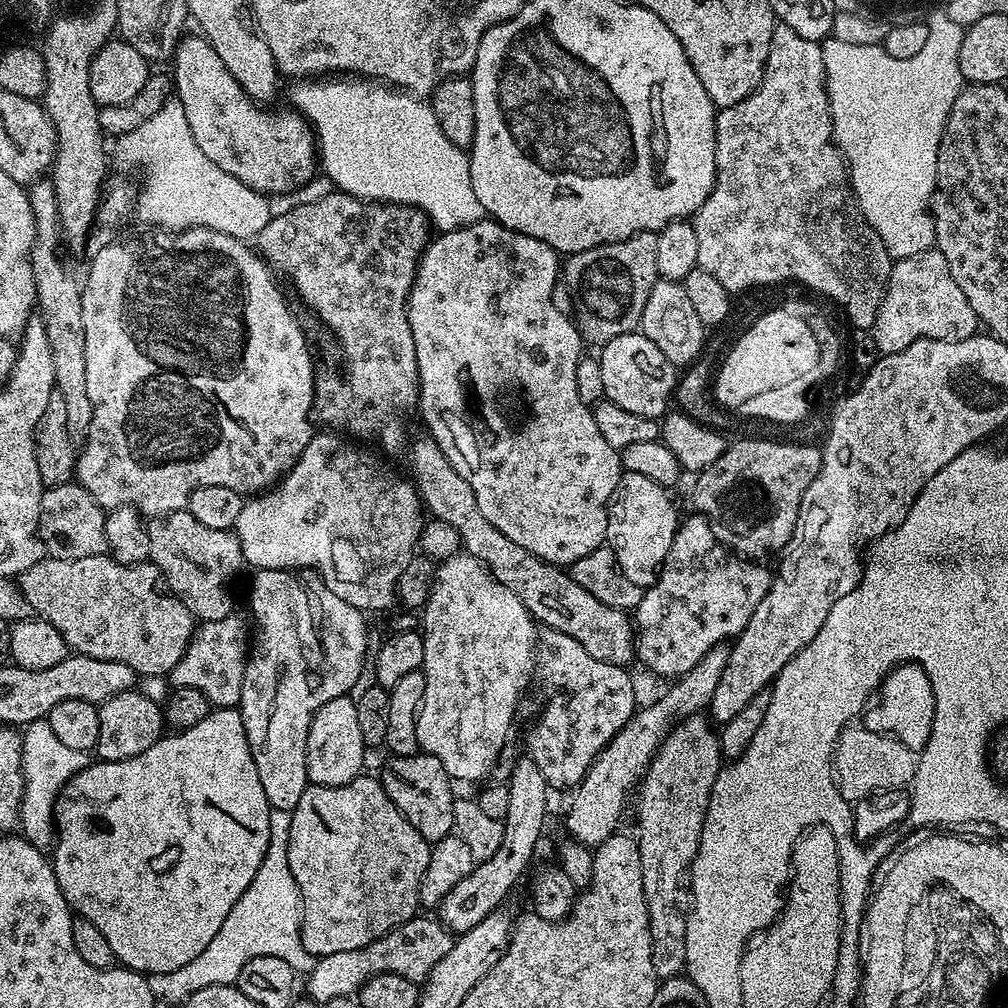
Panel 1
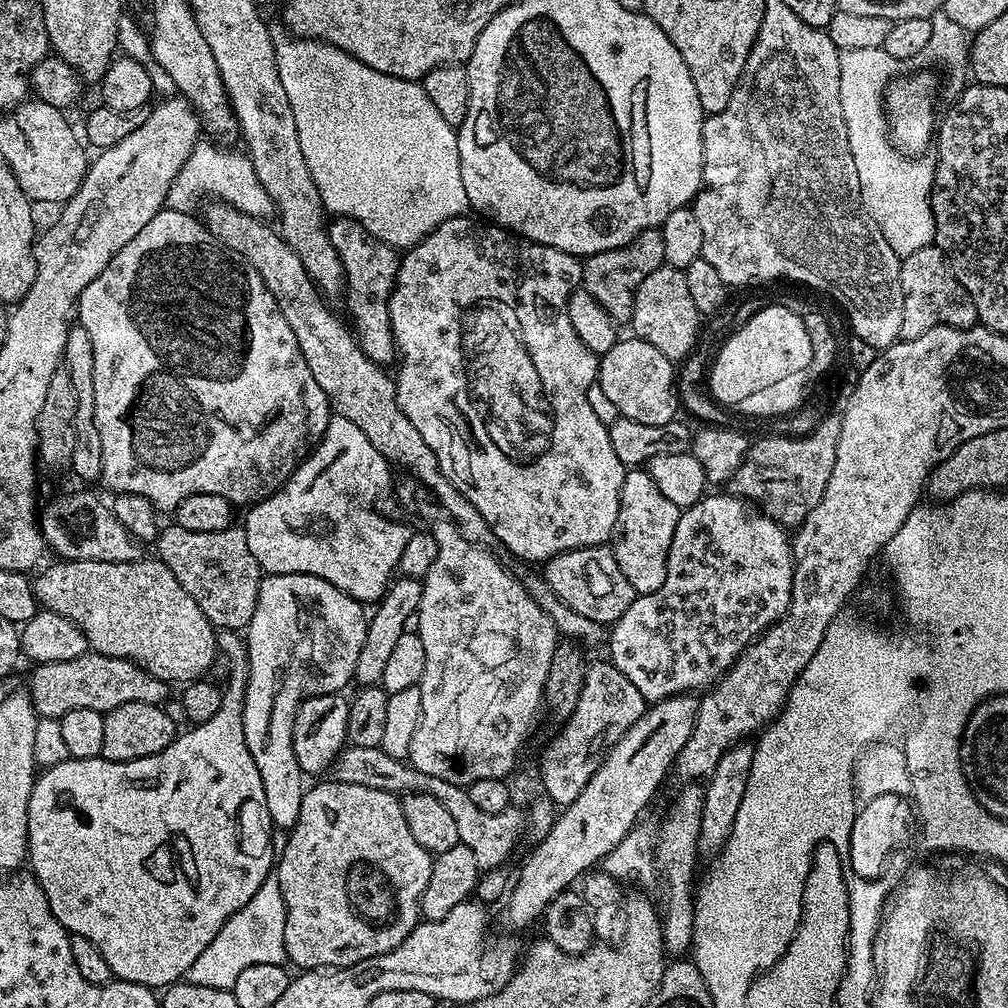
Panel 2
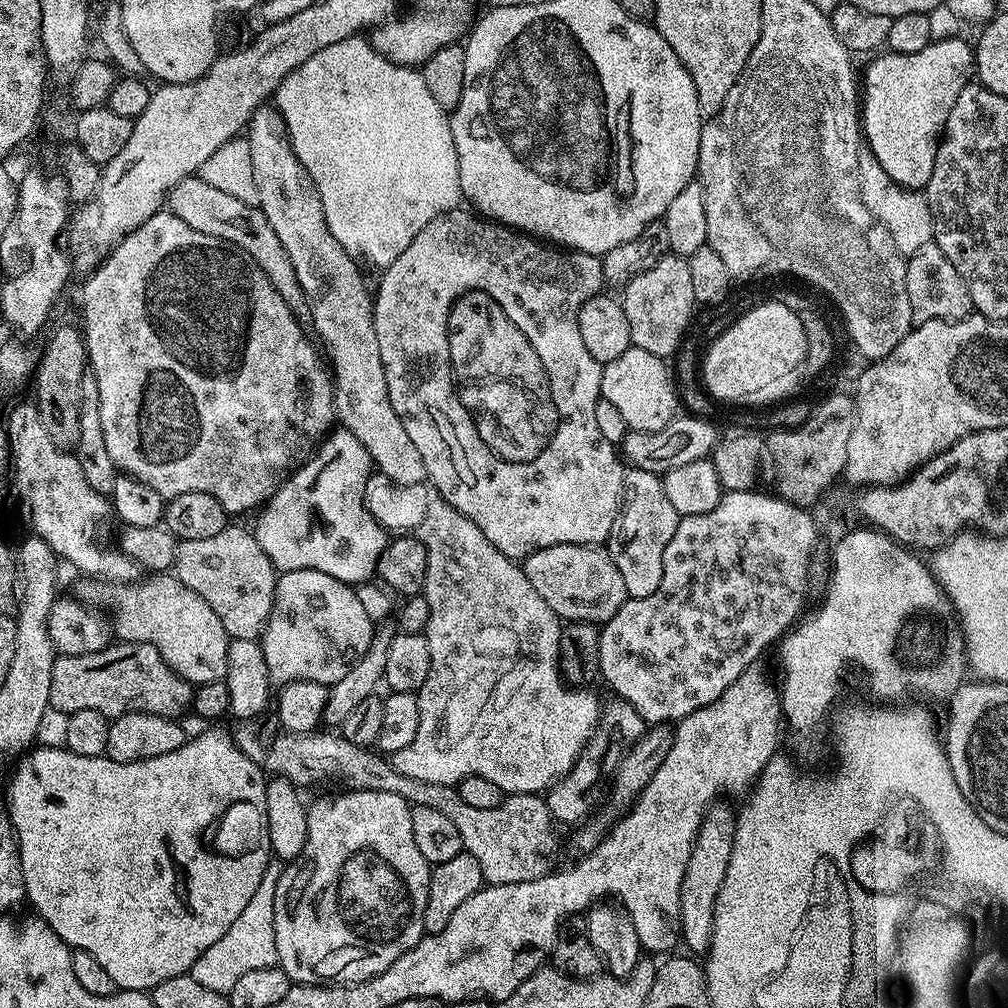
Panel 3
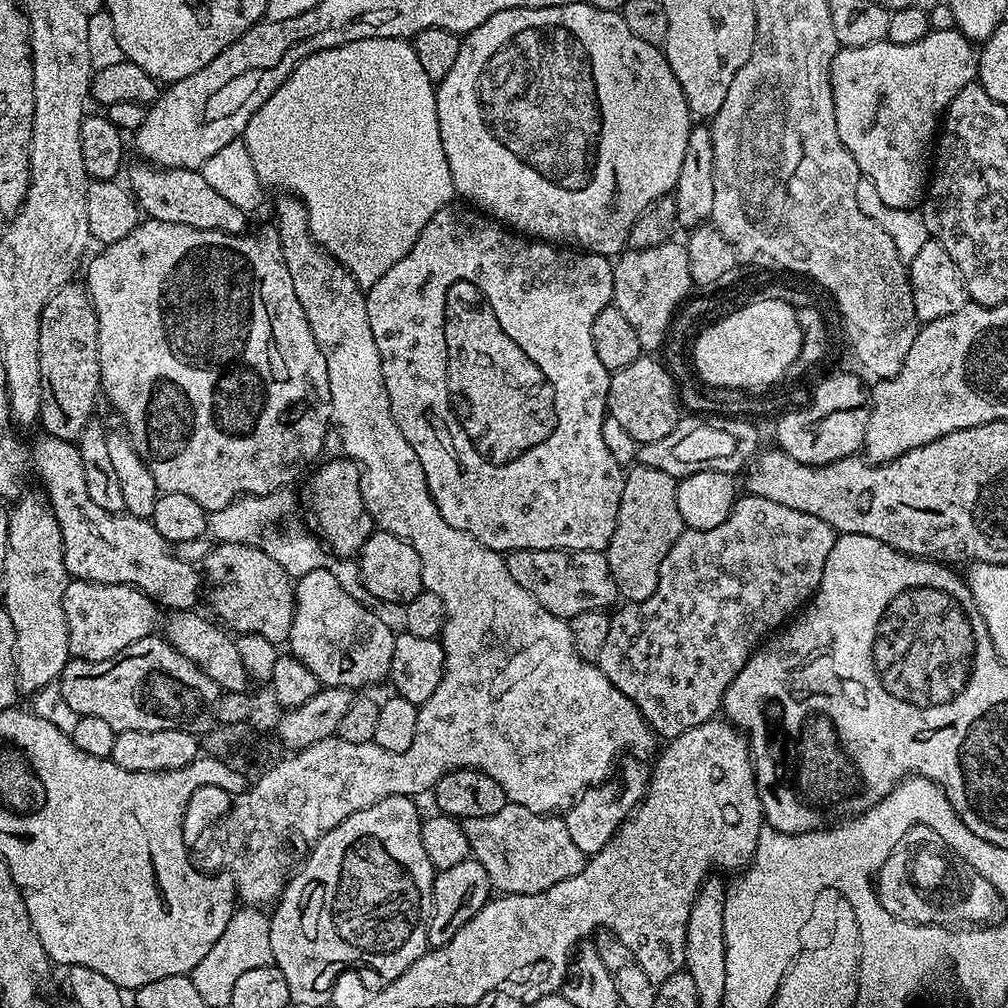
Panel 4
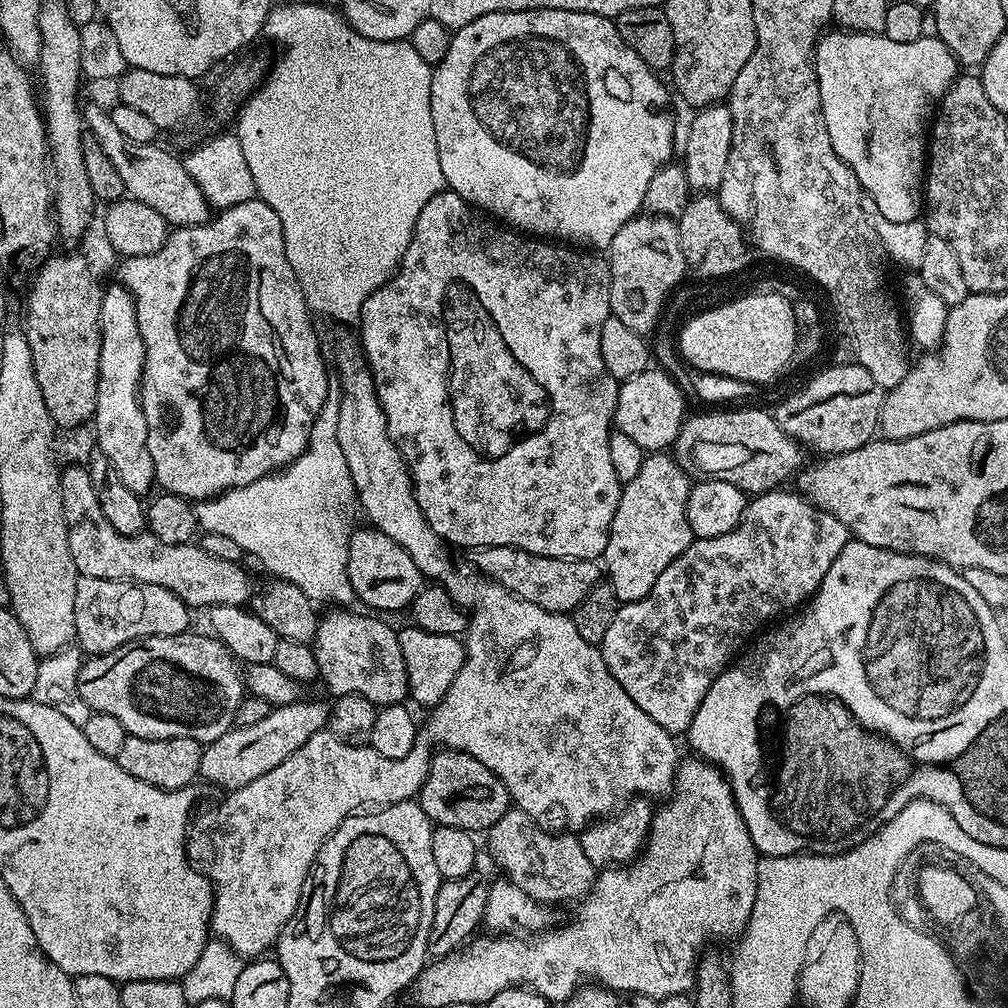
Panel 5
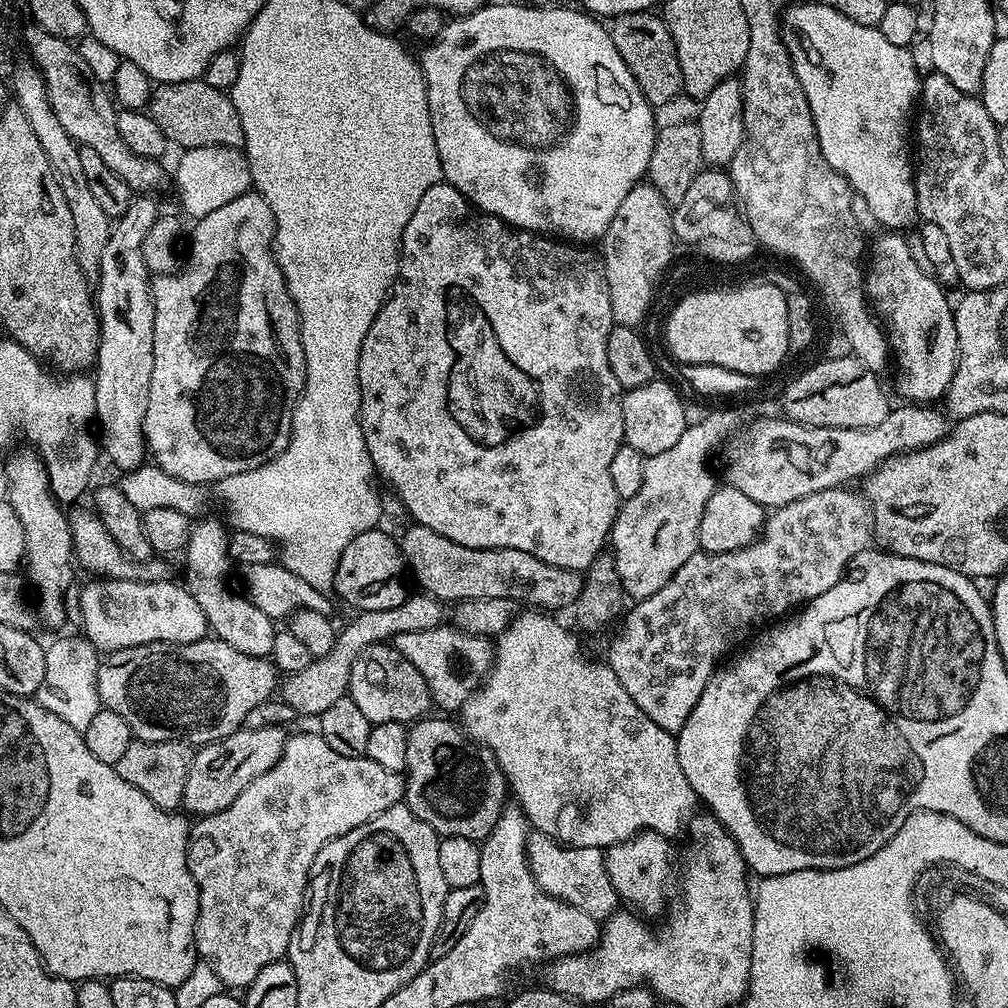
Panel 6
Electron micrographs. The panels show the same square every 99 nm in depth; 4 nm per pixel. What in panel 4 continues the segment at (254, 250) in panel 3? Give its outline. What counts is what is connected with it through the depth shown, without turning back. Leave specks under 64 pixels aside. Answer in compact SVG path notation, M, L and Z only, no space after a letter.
M147 162L139 163L127 169L126 184L145 217L211 232L240 234L247 229L244 228L249 220L246 213L238 210L234 202L222 198L218 190L211 188L203 171L194 168L157 168Z

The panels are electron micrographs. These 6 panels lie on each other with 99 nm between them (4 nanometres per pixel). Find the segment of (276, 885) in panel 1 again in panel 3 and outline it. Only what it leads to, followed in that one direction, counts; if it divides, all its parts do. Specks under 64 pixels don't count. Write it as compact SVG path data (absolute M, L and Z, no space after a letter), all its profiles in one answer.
M269 874L258 882L258 890L254 890L254 898L246 905L246 910L238 914L238 919L230 925L230 930L194 962L191 976L198 986L206 986L206 990L226 994L234 990L238 978L249 970L262 970L275 968L278 965L278 946L274 942L274 890L276 889L276 876Z

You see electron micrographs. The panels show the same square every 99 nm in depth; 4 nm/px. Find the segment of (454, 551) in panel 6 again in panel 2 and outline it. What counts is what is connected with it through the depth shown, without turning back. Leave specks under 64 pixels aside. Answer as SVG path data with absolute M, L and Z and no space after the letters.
M608 544L575 548L551 556L543 568L542 579L550 586L550 590L554 590L559 600L566 602L570 610L578 610L578 614L605 626L611 626L618 618L622 618L638 595L634 586L626 582L626 574L622 574L622 566L618 566L618 558L614 558Z

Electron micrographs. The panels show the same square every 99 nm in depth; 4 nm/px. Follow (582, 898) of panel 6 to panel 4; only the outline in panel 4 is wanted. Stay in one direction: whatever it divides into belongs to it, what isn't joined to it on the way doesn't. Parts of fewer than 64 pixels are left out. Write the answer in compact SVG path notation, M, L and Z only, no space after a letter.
M511 802L490 818L463 821L471 859L482 862L493 889L500 894L538 894L584 869L586 858L556 814L526 810Z

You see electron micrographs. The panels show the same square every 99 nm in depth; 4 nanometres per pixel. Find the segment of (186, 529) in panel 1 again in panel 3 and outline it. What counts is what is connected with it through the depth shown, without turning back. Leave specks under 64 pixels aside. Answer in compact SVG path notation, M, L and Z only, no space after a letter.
M229 526L222 534L214 534L214 538L179 541L174 575L218 614L229 637L256 640L263 633L272 613L272 592L276 588L278 569L266 558L249 529L247 532L244 528Z

